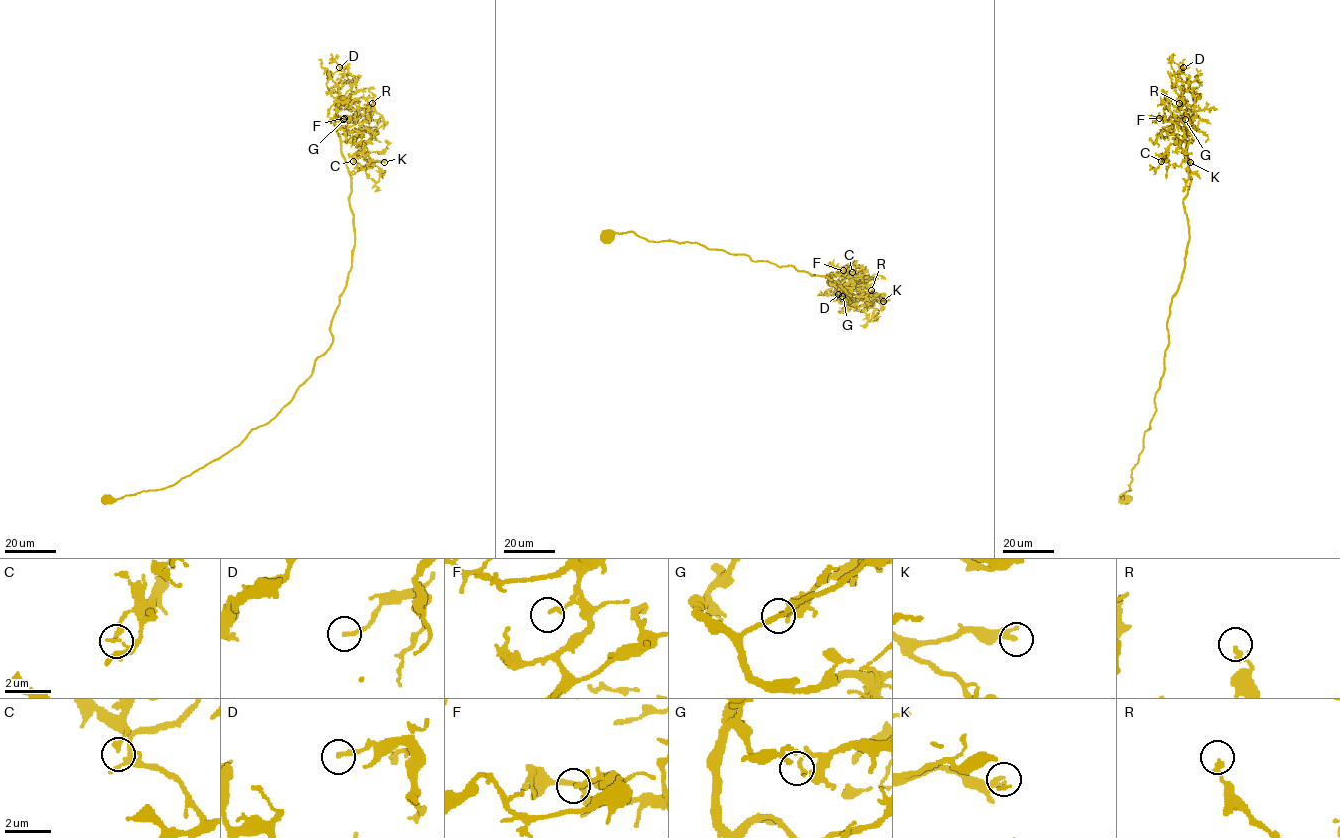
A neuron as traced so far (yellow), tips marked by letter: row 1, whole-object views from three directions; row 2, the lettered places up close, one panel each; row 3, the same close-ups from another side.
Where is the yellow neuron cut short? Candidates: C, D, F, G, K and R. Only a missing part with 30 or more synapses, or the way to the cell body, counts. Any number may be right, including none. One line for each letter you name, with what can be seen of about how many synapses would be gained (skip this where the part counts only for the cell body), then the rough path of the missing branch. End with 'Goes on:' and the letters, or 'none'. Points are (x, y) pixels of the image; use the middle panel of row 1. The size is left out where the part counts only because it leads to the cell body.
Goes on: none

